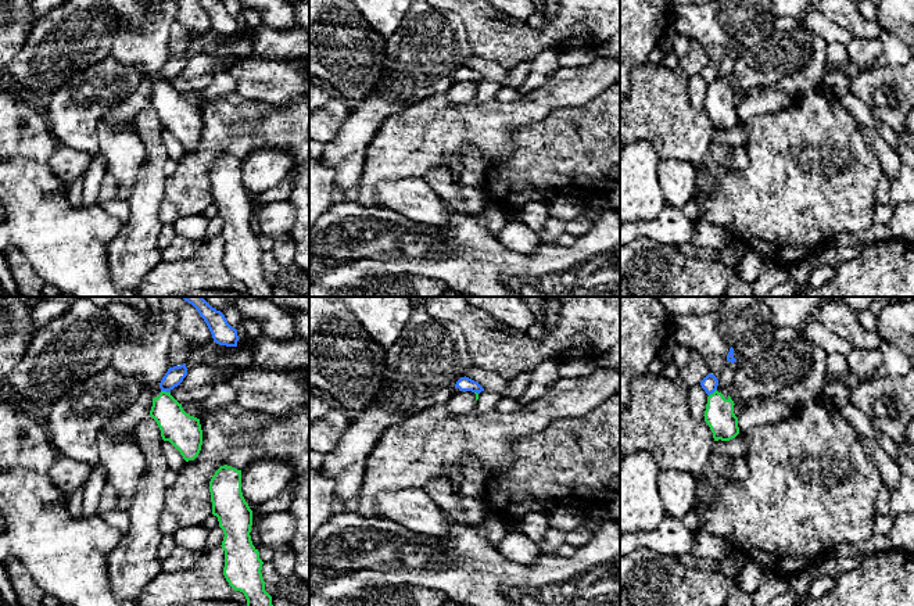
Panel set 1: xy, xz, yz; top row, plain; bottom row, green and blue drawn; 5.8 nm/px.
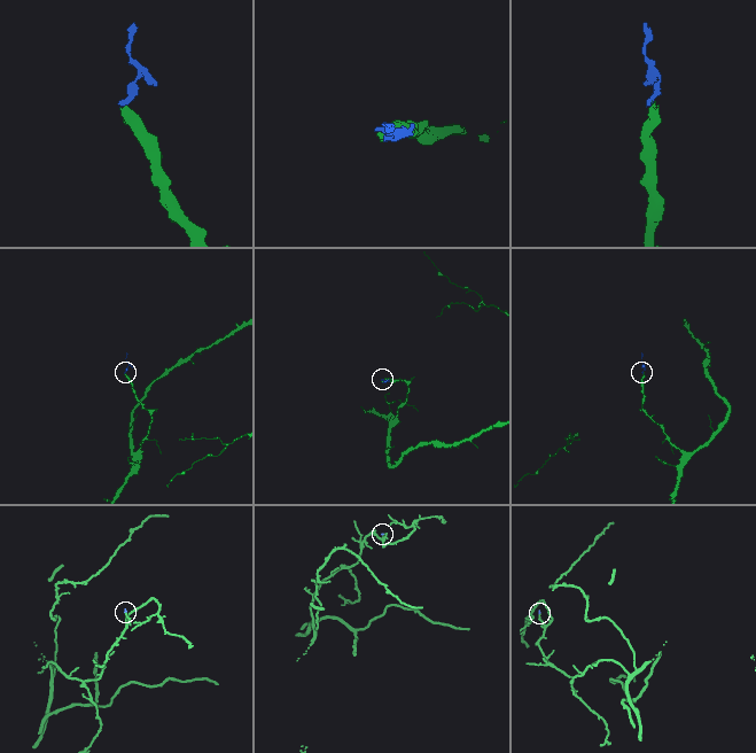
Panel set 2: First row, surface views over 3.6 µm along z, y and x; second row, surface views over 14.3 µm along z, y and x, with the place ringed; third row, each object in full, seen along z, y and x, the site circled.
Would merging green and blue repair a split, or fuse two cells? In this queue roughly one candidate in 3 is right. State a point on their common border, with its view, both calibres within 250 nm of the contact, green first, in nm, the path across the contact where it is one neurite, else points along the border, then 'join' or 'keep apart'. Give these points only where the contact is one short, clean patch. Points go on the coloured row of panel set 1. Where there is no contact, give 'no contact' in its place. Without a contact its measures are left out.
xy (165, 391) | 200/100 nm | along xy (161, 390), (169, 393) | keep apart

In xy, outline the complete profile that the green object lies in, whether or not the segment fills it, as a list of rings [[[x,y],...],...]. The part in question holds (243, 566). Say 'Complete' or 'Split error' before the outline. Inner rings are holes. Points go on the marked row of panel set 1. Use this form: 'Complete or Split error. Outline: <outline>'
Complete. Outline: [[[221,466],[209,481],[212,514],[223,530],[223,575],[234,591],[244,594],[247,606],[273,606],[265,591],[258,549],[251,541],[252,510],[241,492],[241,470]]]

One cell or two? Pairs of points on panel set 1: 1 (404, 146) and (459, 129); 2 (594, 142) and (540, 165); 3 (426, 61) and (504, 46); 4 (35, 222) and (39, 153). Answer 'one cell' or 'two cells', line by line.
1: one cell
2: one cell
3: two cells
4: two cells

